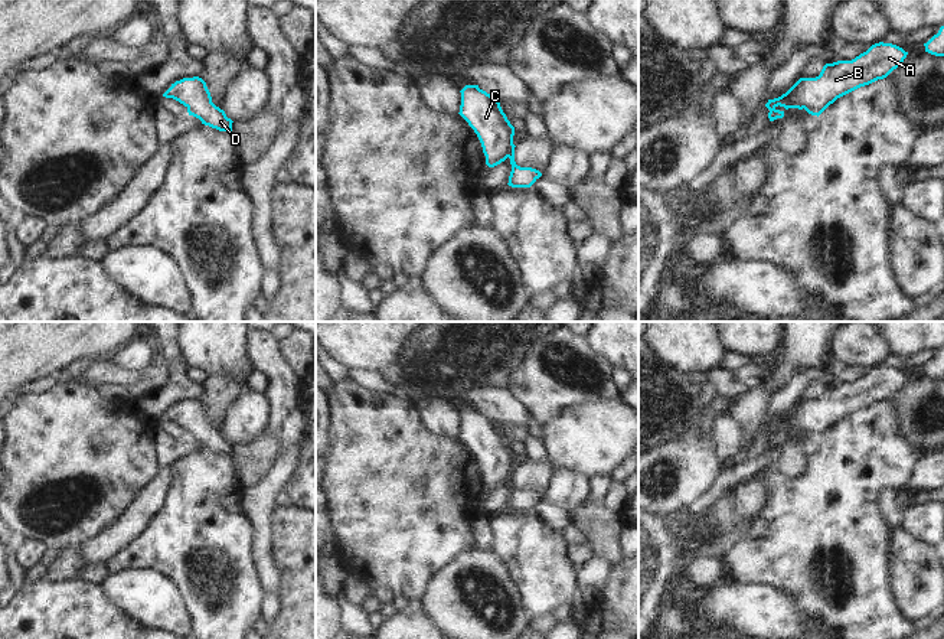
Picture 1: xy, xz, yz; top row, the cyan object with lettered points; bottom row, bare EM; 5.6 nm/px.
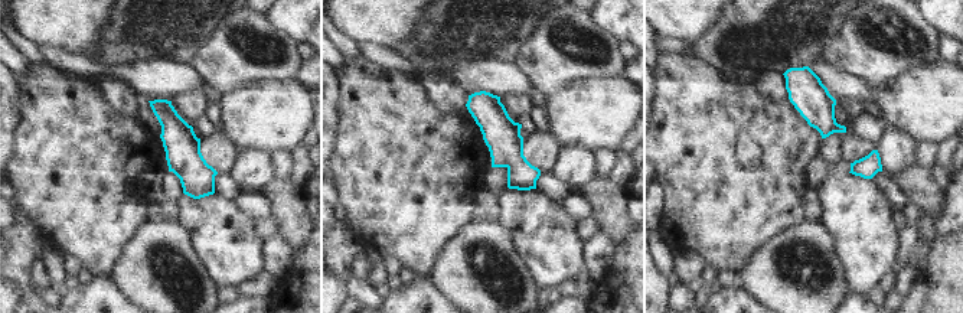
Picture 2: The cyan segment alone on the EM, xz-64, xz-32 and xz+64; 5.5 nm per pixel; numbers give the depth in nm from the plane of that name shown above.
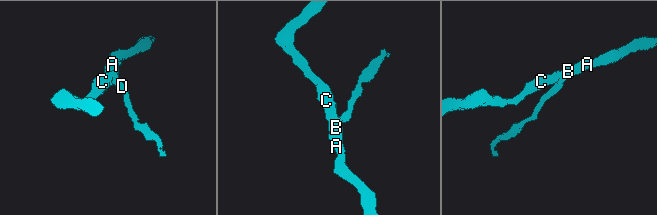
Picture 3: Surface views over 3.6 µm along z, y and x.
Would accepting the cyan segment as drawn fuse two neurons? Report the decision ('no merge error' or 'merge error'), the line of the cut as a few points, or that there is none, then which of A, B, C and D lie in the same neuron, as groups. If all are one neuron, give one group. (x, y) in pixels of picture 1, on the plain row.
no merge error | no cut | A B C D

